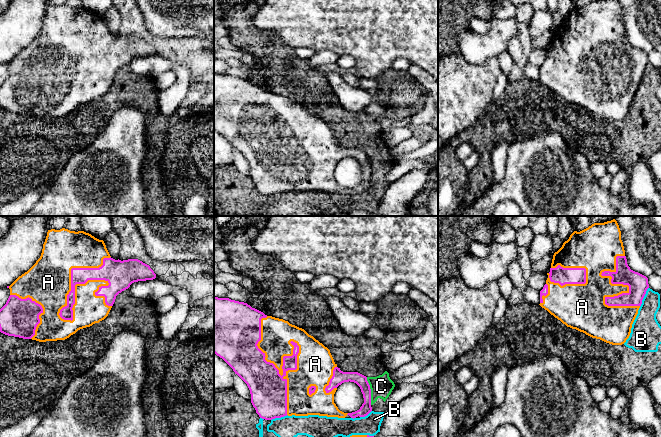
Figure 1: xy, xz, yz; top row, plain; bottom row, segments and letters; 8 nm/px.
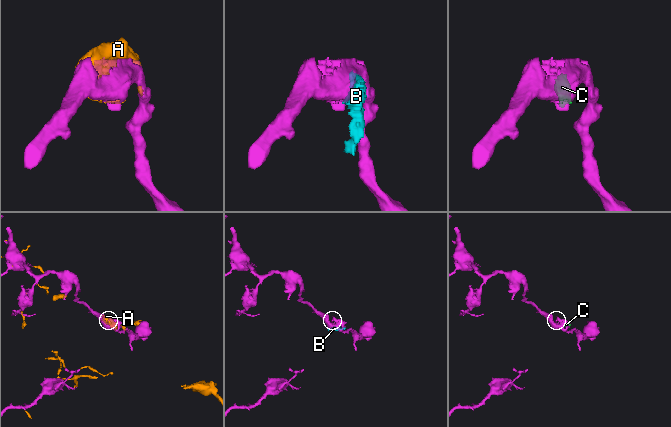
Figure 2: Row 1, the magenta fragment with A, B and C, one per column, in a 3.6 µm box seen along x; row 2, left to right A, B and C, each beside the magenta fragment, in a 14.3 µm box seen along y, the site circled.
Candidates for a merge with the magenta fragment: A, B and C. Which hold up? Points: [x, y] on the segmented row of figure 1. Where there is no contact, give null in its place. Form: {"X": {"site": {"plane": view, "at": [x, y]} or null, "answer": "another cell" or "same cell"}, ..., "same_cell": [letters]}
{"A": {"site": {"plane": "xy", "at": [71, 273]}, "answer": "same cell"}, "B": {"site": {"plane": "yz", "at": [643, 297]}, "answer": "another cell"}, "C": {"site": {"plane": "xz", "at": [370, 391]}, "answer": "another cell"}, "same_cell": ["A"]}

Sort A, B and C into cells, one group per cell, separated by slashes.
A / B C

